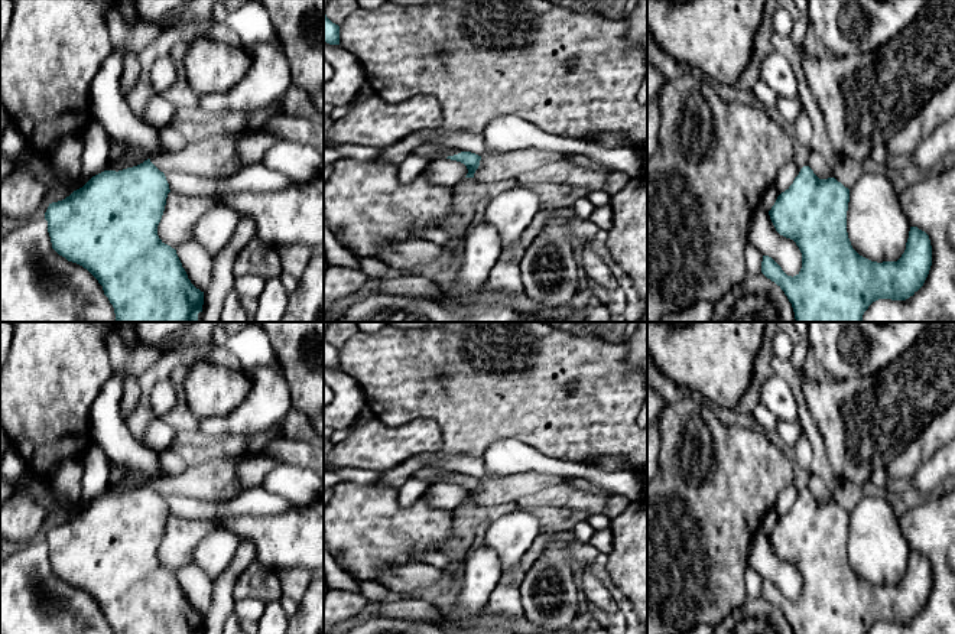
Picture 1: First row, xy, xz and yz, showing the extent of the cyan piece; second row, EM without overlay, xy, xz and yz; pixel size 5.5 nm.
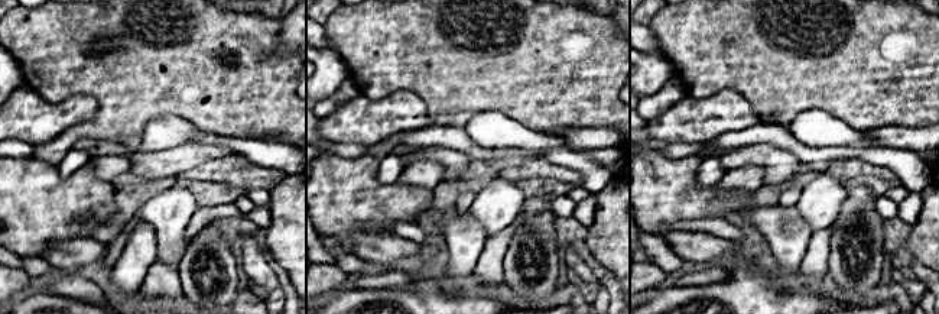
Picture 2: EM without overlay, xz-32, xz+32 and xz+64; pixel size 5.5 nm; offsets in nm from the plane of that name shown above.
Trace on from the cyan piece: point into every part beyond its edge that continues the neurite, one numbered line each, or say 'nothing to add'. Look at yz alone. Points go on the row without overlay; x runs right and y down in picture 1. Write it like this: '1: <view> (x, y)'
nothing to add

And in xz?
nothing to add

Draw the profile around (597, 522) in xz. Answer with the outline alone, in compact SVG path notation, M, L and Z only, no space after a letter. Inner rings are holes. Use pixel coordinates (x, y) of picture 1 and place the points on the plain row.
M605 513L591 514L587 521L594 530L601 530L611 526L611 518Z

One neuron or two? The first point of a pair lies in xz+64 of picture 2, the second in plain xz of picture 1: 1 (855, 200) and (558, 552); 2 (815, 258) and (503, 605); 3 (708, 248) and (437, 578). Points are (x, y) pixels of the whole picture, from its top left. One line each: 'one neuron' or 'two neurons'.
1: one neuron
2: one neuron
3: one neuron

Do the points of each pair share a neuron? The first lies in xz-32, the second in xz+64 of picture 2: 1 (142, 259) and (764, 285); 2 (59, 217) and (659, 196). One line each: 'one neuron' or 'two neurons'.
1: two neurons
2: one neuron

